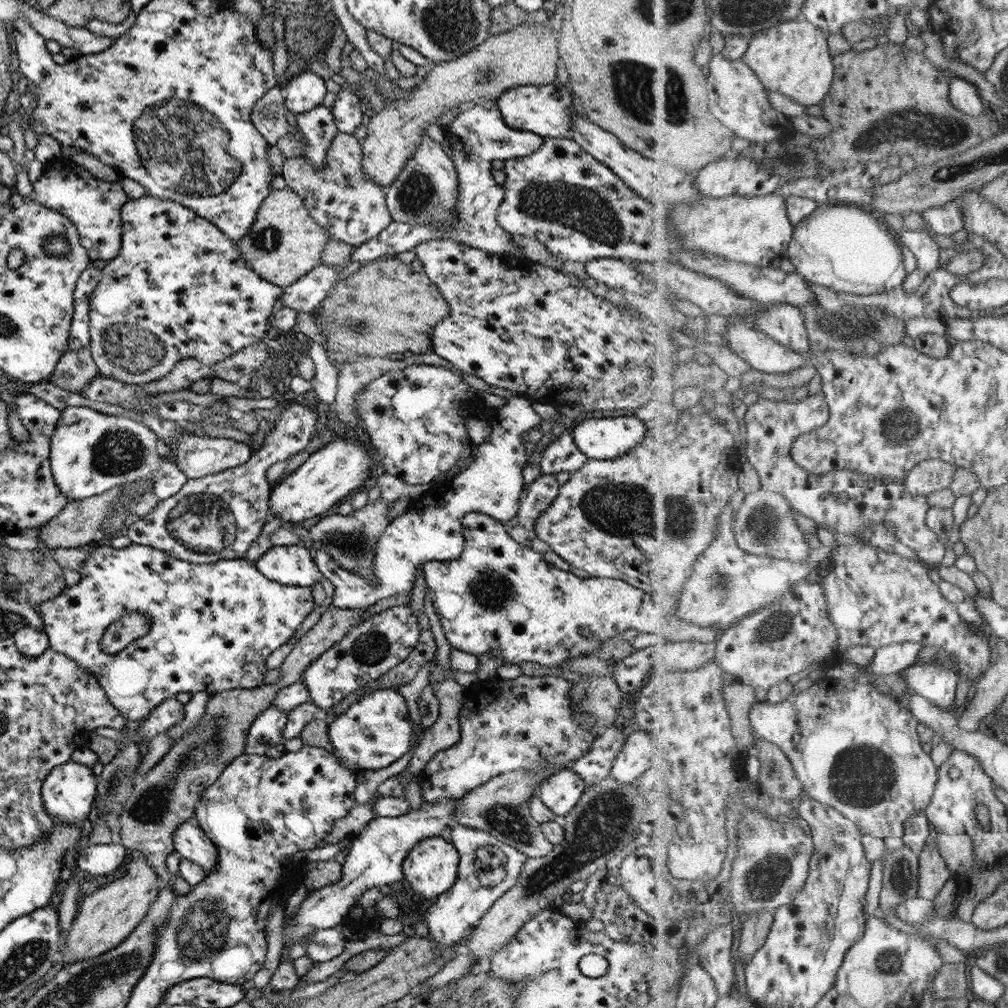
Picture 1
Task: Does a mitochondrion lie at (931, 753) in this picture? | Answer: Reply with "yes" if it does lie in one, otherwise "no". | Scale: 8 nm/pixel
no

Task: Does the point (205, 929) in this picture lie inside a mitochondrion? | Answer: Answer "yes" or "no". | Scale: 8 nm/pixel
yes

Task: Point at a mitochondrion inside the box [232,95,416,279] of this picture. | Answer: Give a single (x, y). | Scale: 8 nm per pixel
(269, 239)

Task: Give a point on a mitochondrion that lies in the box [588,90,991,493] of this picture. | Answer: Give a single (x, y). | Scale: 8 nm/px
(940, 131)

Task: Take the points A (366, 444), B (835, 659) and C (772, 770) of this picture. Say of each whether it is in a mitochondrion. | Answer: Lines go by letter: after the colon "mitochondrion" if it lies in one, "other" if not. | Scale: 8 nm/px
A: other
B: other
C: mitochondrion

